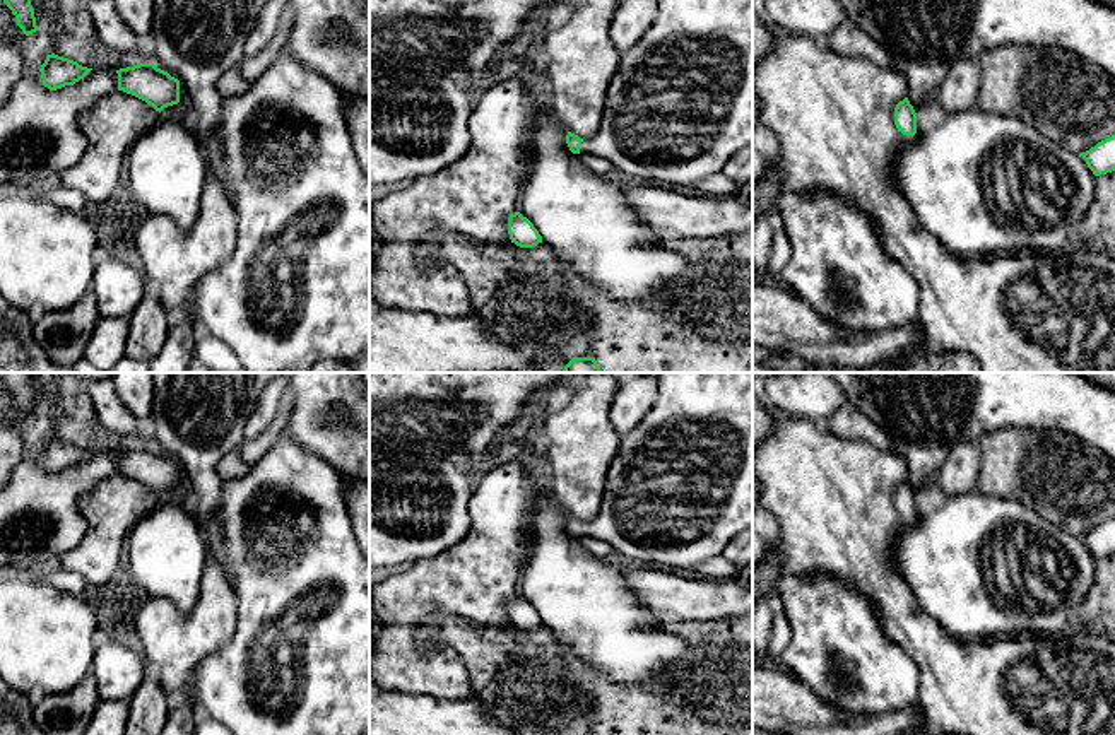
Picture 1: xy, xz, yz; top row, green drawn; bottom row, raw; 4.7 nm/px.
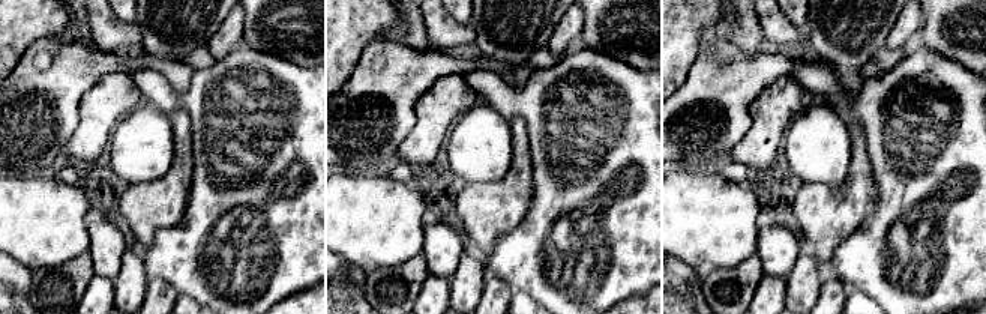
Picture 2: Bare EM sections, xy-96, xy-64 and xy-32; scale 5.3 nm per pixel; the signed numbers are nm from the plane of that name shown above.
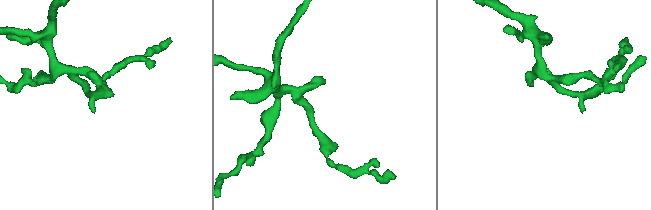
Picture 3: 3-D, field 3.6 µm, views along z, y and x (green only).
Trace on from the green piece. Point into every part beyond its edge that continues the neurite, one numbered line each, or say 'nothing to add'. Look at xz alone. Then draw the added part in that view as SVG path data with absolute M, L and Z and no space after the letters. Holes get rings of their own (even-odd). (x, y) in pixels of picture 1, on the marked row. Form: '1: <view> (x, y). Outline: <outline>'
1: xz (679, 106). Outline: M658 0L653 24L628 51L605 92L602 123L580 154L607 159L633 179L696 188L752 144L752 0Z

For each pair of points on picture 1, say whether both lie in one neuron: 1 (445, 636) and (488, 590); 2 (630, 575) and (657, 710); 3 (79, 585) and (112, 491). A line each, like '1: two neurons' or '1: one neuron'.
1: two neurons
2: two neurons
3: two neurons

